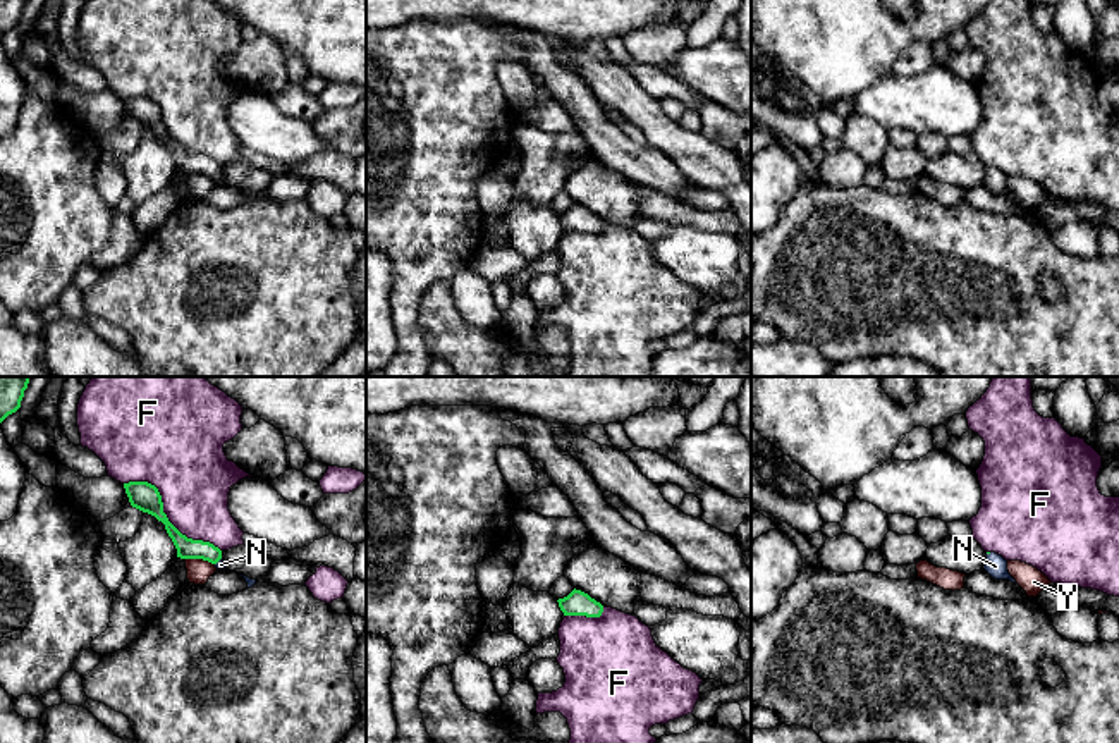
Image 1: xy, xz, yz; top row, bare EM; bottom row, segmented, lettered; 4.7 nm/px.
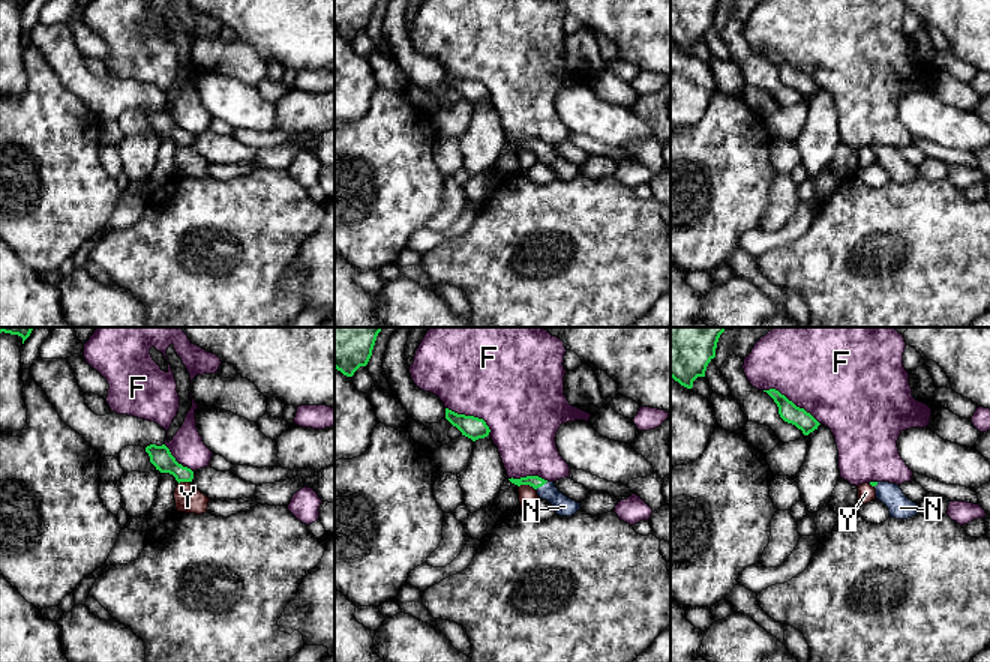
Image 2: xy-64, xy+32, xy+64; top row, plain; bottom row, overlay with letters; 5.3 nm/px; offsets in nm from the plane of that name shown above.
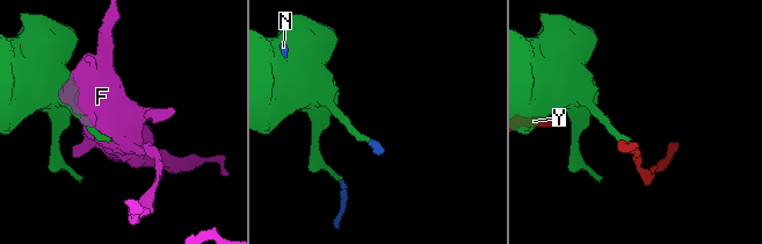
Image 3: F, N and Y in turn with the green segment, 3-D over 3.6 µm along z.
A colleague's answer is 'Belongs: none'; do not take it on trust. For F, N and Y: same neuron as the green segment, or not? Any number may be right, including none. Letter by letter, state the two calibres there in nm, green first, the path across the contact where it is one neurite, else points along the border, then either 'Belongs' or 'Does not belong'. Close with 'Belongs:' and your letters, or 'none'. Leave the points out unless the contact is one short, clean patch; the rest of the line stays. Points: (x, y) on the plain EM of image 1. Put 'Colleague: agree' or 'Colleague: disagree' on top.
Colleague: disagree
F: Thickness 140 nm (green) against 360 nm. Does not belong
N: Thickness 100 nm (green) against 50 nm. Belongs
Y: Thickness 100 nm (green) against 110 nm. Boundary: xy (186, 172), (201, 172), (214, 179). Does not belong
Belongs: N

